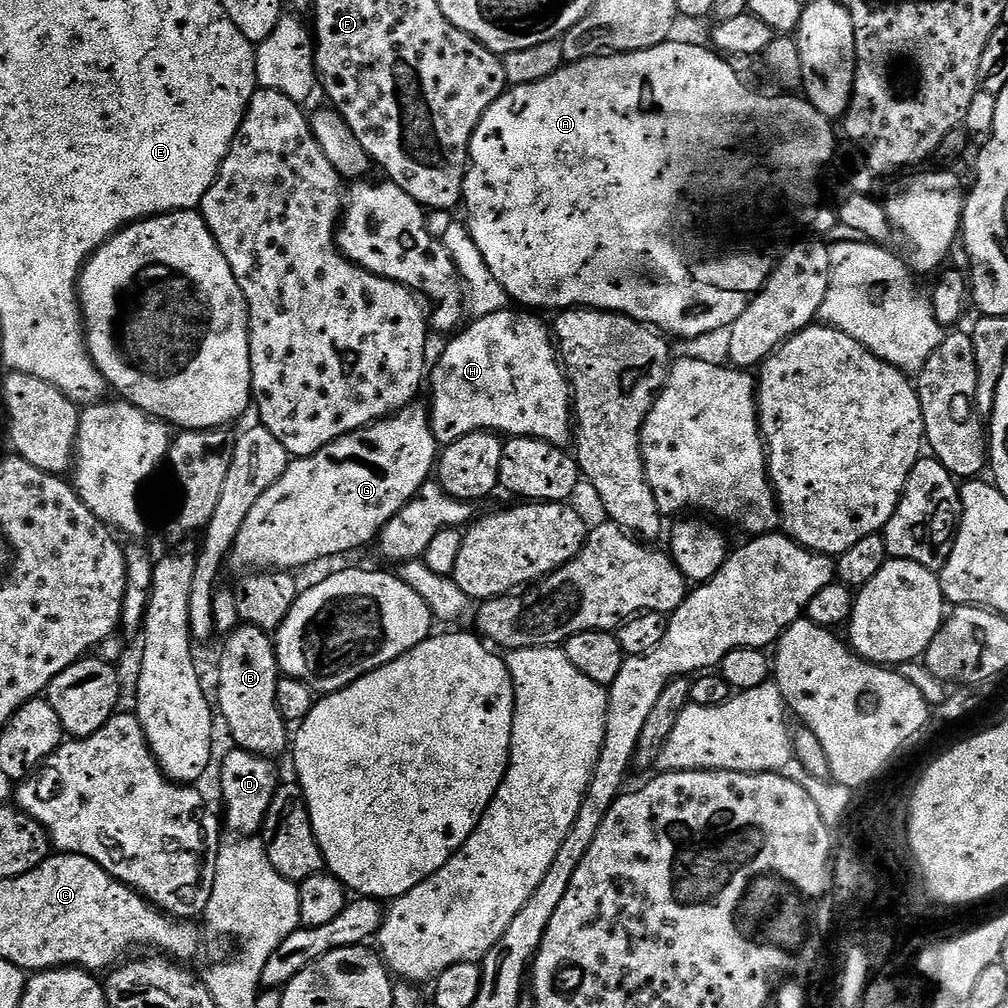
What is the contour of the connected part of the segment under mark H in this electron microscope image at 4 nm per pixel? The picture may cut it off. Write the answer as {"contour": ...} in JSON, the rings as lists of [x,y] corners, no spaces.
{"contour":[[[507,306],[500,312],[473,319],[468,329],[465,327],[449,339],[453,340],[445,346],[444,353],[436,360],[436,365],[433,368],[431,365],[430,415],[432,433],[437,445],[447,446],[466,434],[482,431],[495,432],[504,438],[529,436],[535,440],[545,440],[547,444],[562,449],[567,449],[573,443],[572,386],[564,375],[564,366],[560,363],[558,348],[550,335],[549,325],[547,328],[536,317],[539,315],[531,311],[511,310],[512,308]]]}

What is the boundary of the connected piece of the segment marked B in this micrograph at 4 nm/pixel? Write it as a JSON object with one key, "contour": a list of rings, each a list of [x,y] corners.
{"contour":[[[241,623],[228,636],[223,637],[224,649],[220,652],[220,685],[214,692],[214,700],[218,705],[218,716],[224,719],[228,732],[237,749],[242,752],[252,752],[261,758],[277,758],[289,751],[290,725],[282,718],[278,710],[278,682],[282,675],[280,663],[276,657],[276,645],[273,637],[246,623]]]}

